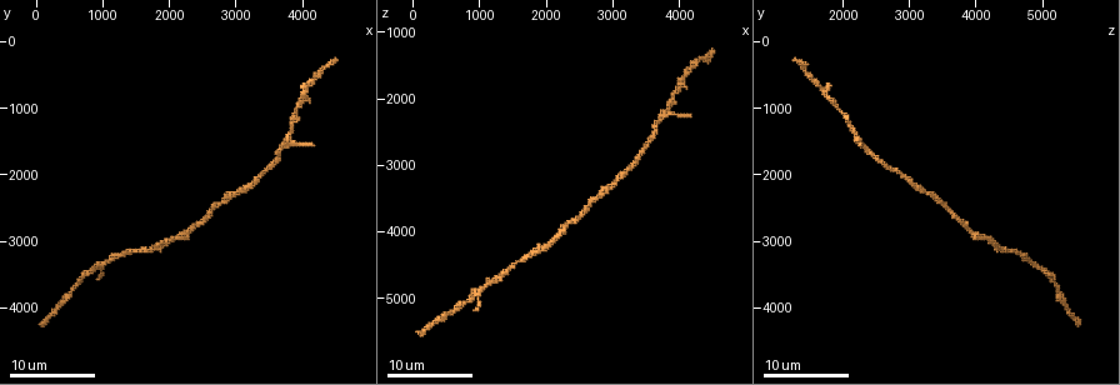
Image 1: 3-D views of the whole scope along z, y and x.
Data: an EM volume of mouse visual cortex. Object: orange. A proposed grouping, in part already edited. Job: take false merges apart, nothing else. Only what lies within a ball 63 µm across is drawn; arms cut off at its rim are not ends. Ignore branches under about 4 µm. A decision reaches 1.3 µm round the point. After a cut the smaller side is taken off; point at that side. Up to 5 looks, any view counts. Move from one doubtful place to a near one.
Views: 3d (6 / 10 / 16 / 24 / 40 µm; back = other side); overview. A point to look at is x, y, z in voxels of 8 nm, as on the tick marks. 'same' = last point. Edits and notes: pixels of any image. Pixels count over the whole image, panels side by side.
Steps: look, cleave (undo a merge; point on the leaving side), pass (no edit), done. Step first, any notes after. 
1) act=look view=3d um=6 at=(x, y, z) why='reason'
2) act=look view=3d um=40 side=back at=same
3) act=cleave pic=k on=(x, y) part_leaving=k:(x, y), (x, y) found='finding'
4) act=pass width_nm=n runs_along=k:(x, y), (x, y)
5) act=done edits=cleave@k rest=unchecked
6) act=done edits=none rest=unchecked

act=look view=3d um=16 at=(2700, 2500, 3600)

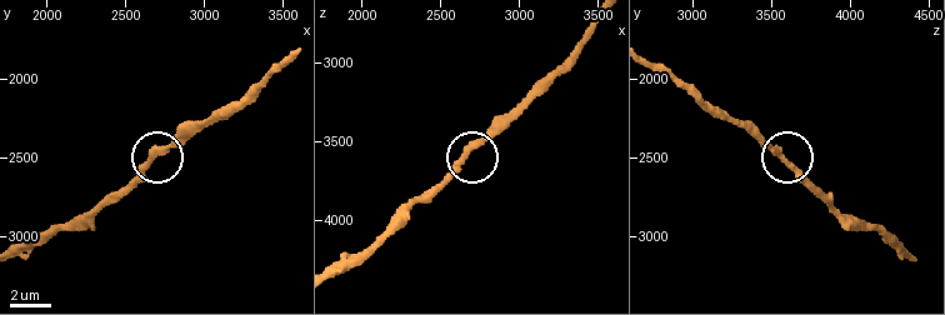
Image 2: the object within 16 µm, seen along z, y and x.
act=look view=3d um=10 at=(2660, 2500, 3560)

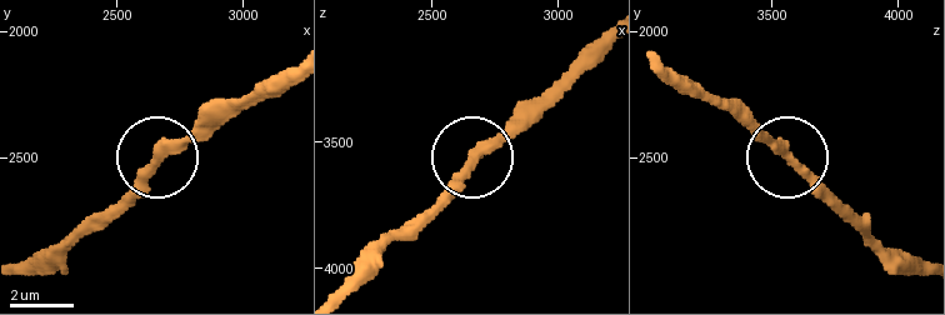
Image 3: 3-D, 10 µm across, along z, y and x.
act=look view=3d um=6 at=(2670, 2490, 3560) why='zoom in'

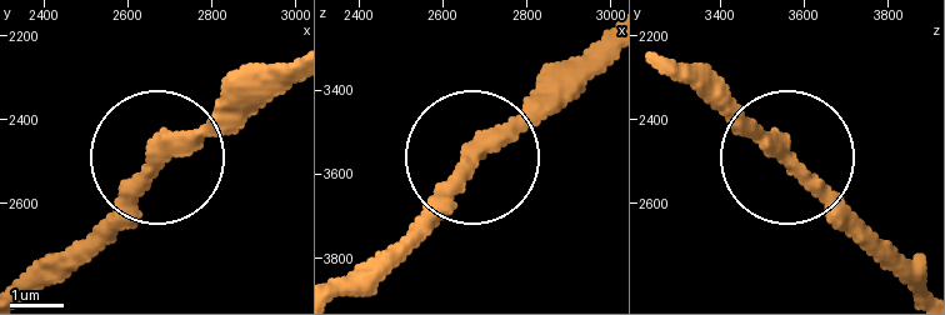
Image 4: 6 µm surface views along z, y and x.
act=pass runs_along=4:(159, 166), (235, 94) found='one neuron here'

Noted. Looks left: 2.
act=look view=3d um=24 at=(2100, 2950, 4150) why='narrows sharply'

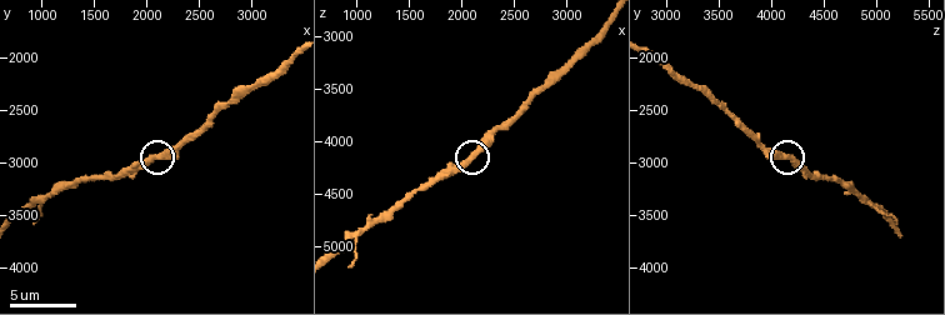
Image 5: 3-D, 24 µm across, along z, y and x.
act=look view=3d um=10 at=(2100, 2920, 4140)

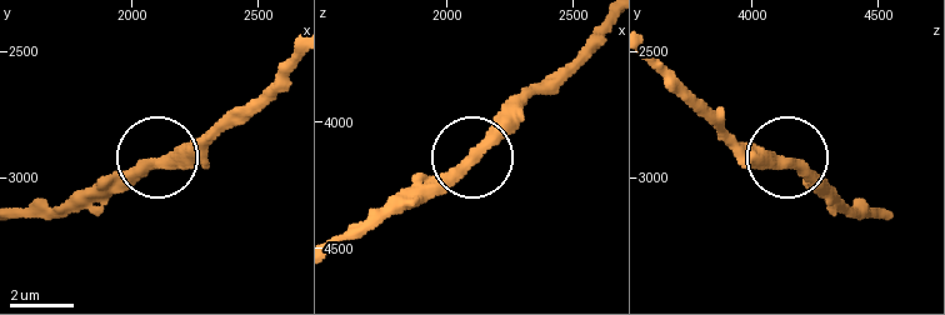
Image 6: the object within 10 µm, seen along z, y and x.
act=pass runs_along=6:(609, 25), (426, 200) found='one neuron here'

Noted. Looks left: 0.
act=done edits=none rest=unchecked

